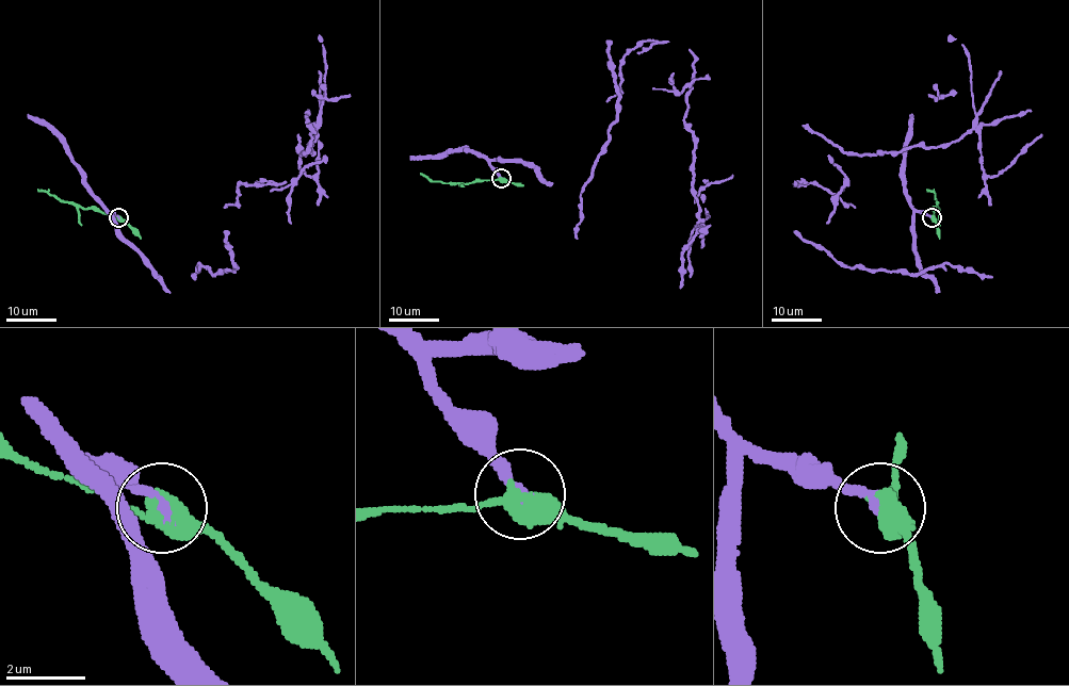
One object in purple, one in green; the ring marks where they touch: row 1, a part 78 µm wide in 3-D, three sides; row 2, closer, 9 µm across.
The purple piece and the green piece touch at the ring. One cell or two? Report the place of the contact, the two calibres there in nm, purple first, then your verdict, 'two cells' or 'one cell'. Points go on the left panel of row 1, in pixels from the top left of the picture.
(118, 217) | 320/500 nm | two cells

